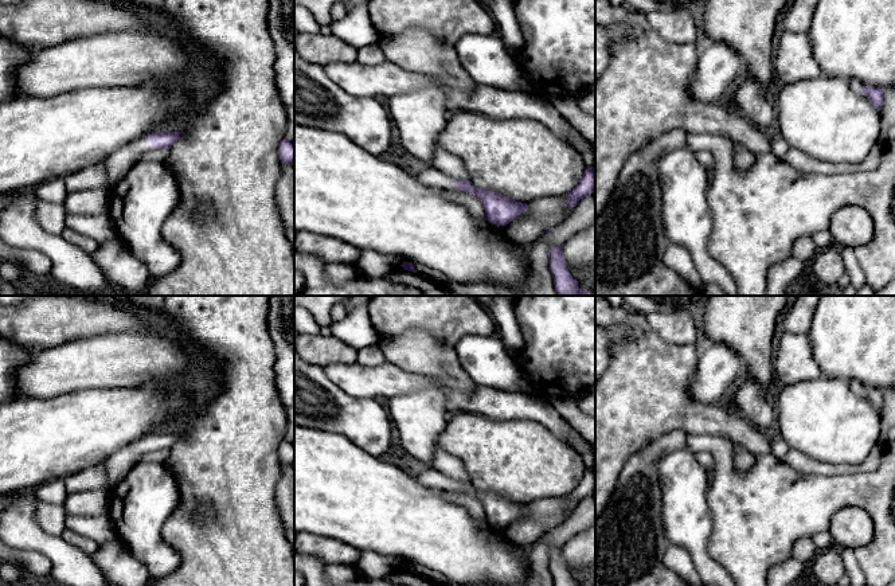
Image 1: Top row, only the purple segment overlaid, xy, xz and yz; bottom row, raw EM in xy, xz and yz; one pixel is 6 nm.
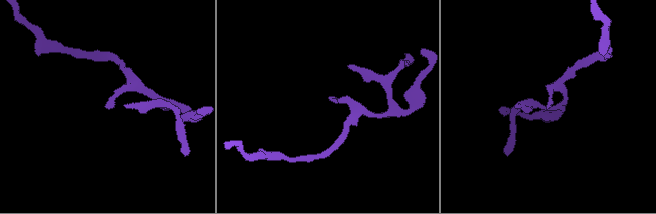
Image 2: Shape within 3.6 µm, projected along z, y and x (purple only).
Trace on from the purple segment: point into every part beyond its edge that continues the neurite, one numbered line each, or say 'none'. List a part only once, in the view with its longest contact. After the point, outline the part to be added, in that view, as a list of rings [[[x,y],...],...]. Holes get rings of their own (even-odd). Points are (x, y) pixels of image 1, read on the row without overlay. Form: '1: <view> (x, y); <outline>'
1: xy (118, 465); [[[140,440],[126,445],[110,456],[102,465],[108,473],[108,491],[120,484],[138,462],[142,454],[149,452],[152,445],[146,440]]]

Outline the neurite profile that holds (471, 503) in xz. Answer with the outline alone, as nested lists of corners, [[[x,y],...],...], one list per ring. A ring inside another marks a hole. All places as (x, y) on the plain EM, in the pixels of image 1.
[[[454,487],[449,488],[448,491],[441,491],[441,493],[449,501],[465,507],[473,519],[478,520],[482,524],[486,523],[485,511],[480,503],[480,500],[476,499],[474,496],[472,496],[469,493],[462,493],[458,489],[456,489]]]

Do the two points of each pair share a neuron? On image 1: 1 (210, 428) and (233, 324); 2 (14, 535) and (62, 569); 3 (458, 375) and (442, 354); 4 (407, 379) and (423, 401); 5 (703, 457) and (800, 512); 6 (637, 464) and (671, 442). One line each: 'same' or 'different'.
1: same
2: same
3: same
4: different
5: different
6: same

